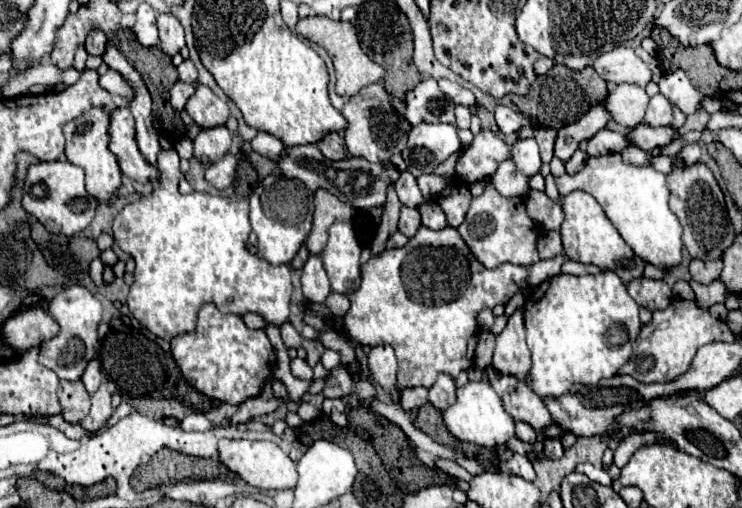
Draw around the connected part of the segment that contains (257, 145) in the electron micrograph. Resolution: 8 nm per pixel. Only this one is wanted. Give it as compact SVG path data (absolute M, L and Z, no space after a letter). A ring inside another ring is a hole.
M258 133L252 141L250 141L250 145L252 145L252 149L254 151L258 151L260 155L264 155L264 157L268 157L268 159L276 159L278 155L280 155L280 151L284 149L284 143L280 141L280 139L276 139L274 135L270 135L270 133Z

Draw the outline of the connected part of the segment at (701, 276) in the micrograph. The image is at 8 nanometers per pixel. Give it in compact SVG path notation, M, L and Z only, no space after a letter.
M692 259L690 263L690 273L692 273L692 279L702 283L702 285L708 285L712 283L714 279L720 277L720 271L722 271L724 263L722 259L716 259L716 261L702 261L702 259Z

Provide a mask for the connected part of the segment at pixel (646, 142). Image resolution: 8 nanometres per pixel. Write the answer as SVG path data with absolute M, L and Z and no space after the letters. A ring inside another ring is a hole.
M638 125L630 135L634 145L644 151L652 151L658 145L666 147L674 137L676 133L672 127L650 127L650 125Z

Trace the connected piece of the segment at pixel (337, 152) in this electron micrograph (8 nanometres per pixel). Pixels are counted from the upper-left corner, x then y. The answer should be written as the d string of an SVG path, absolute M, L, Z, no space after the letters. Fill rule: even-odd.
M328 133L328 135L318 143L318 147L320 147L320 151L322 151L328 159L332 159L332 161L340 161L340 159L348 157L348 153L346 153L346 149L344 149L344 139L342 139L342 135L338 135L338 133Z

